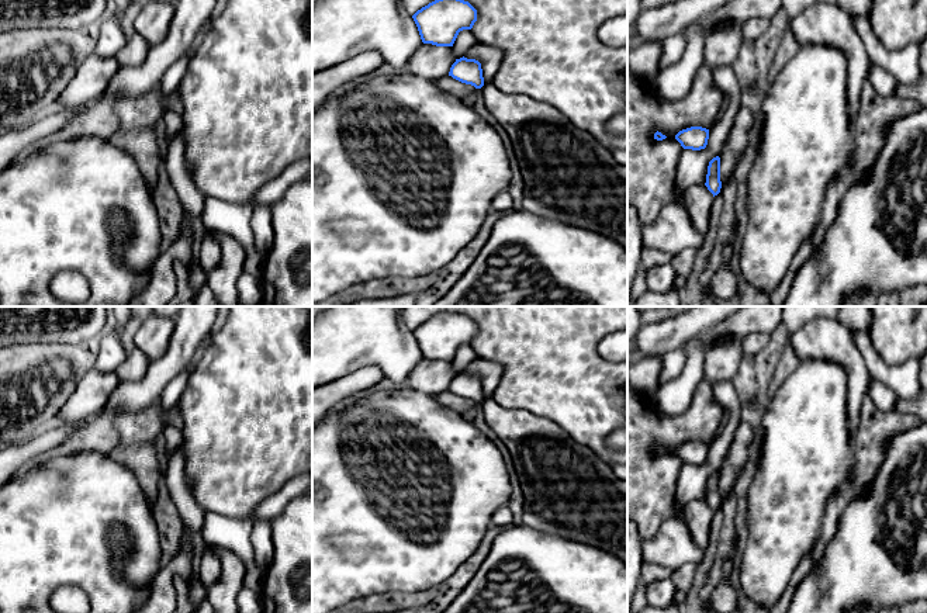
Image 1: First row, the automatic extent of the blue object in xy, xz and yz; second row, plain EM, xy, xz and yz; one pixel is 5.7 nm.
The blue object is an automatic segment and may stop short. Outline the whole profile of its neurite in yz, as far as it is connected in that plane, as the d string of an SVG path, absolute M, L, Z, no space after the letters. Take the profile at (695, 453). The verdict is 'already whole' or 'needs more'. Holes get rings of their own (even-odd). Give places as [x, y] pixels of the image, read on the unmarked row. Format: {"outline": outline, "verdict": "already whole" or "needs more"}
{"outline": "M691 441L679 446L675 454L684 464L701 465L705 464L709 454L709 444L702 441Z", "verdict": "already whole"}

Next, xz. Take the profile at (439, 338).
{"outline": "M442 312L422 322L412 330L423 359L453 361L463 344L471 344L477 325L457 312Z", "verdict": "already whole"}

